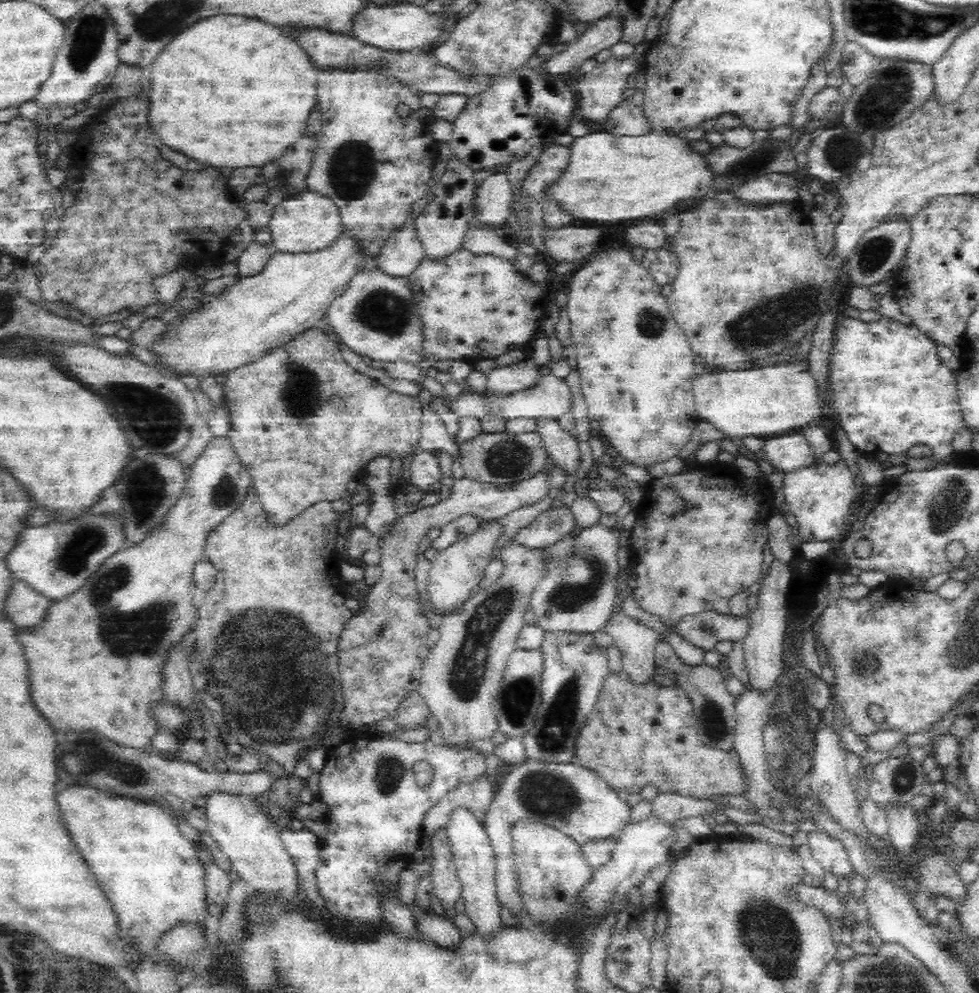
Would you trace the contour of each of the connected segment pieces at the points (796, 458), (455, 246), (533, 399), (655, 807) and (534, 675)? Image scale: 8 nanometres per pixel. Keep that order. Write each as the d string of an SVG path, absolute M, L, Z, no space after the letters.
M784 432L762 438L757 458L768 460L768 464L782 474L798 471L811 464L812 453L802 433Z
M455 157L452 160L444 160L444 164L446 172L435 186L434 192L437 196L434 198L433 207L426 216L420 216L414 221L414 230L416 230L416 239L420 243L422 260L443 260L452 252L464 248L463 241L464 233L468 228L470 198L476 192L473 179L475 170L462 164Z
M554 375L538 378L538 382L526 390L518 391L508 398L491 398L490 403L506 420L518 418L552 418L571 414L574 390L566 380Z
M666 790L659 792L652 802L652 811L664 816L666 819L673 819L681 816L696 816L700 811L708 809L711 802L708 799L692 797L681 794L678 790Z
M516 649L508 659L500 682L500 692L496 692L494 708L496 708L496 722L498 731L504 733L508 740L520 740L524 732L533 726L538 703L541 699L541 670L542 657L537 650Z

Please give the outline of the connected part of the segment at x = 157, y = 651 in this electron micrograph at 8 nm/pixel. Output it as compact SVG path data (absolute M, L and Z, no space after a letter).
M225 436L213 437L196 460L196 466L192 468L191 475L186 478L186 486L183 489L180 500L176 502L176 506L170 510L169 526L166 530L162 530L158 536L144 540L142 544L136 547L124 546L118 552L107 556L96 570L84 578L83 583L70 591L65 597L50 599L50 604L43 610L41 619L38 622L30 624L30 626L14 626L12 636L18 642L20 650L22 650L22 658L26 660L26 682L28 682L28 696L32 706L40 712L40 716L48 722L50 728L88 728L94 730L102 736L110 740L116 740L116 743L124 746L132 746L136 748L149 748L151 737L157 732L156 727L152 725L152 721L146 718L144 712L144 702L146 698L154 692L154 686L158 686L158 660L162 658L164 652L164 644L168 641L180 639L187 632L187 624L191 619L192 592L194 592L193 566L201 560L201 550L203 549L203 534L205 530L210 528L212 524L216 524L218 520L222 520L229 512L232 512L244 499L249 486L252 486L252 478L246 472L242 461L236 454L236 451L230 444L230 439Z

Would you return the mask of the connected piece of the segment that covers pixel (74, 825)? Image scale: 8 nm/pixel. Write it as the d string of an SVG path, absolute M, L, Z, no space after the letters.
M89 785L56 789L53 799L60 824L73 847L84 858L90 872L94 872L100 888L110 897L124 929L136 935L144 947L178 917L188 915L193 919L198 915L203 919L209 916L203 908L203 865L194 855L194 842L182 835L173 813L150 802L111 796Z

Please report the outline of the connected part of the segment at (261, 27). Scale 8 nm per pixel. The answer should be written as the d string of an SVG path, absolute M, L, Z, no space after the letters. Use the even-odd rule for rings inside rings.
M207 16L198 22L192 23L189 28L180 32L179 36L176 36L170 44L164 47L164 50L159 55L156 55L156 58L151 62L152 80L150 80L150 98L152 98L152 112L150 112L150 124L152 124L154 132L162 138L164 144L170 144L170 146L182 150L184 154L192 154L192 158L194 160L200 160L202 164L222 166L222 168L248 168L248 166L264 166L266 162L280 158L282 154L288 152L288 148L294 142L298 142L300 138L306 136L308 116L312 114L312 110L316 108L316 102L318 102L317 65L315 62L312 62L310 54L306 54L292 40L292 36L282 30L281 26L258 22L258 20L249 16ZM288 110L290 110L290 134L266 134L266 132L274 132L274 130L268 130L270 126L274 126L274 124L280 126L284 120L288 120Z

